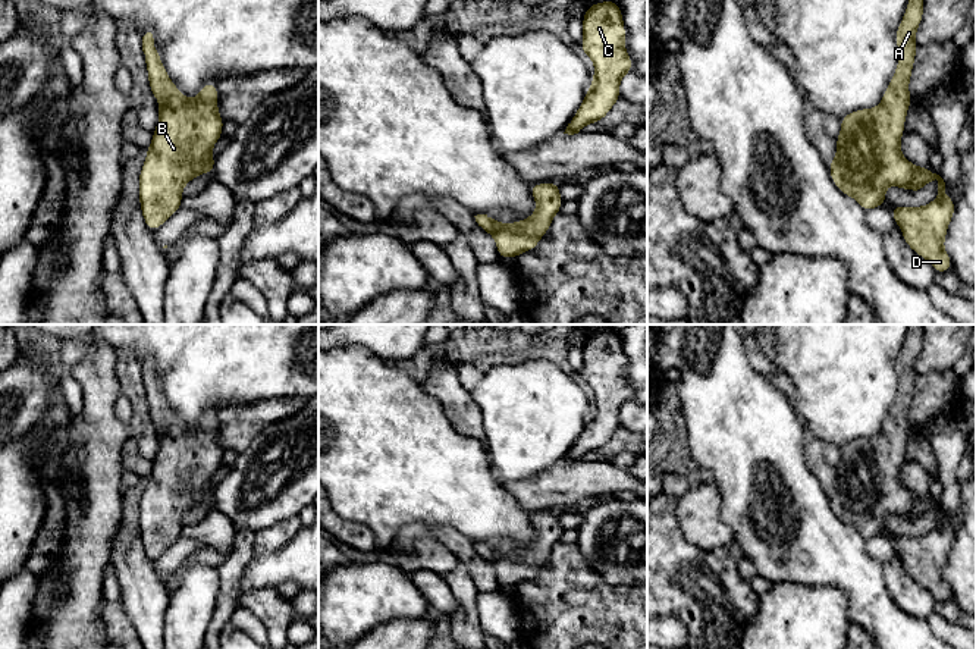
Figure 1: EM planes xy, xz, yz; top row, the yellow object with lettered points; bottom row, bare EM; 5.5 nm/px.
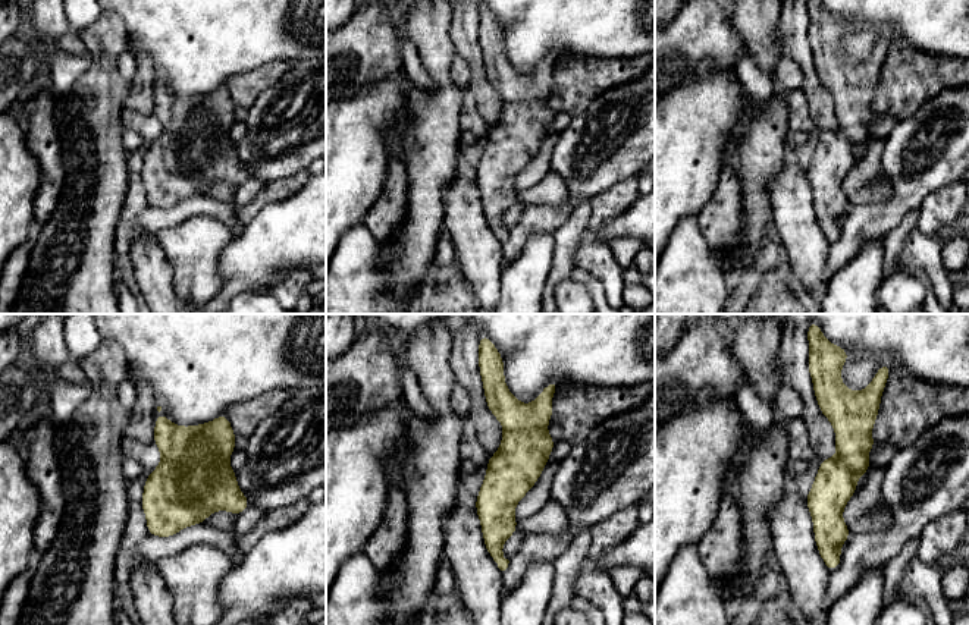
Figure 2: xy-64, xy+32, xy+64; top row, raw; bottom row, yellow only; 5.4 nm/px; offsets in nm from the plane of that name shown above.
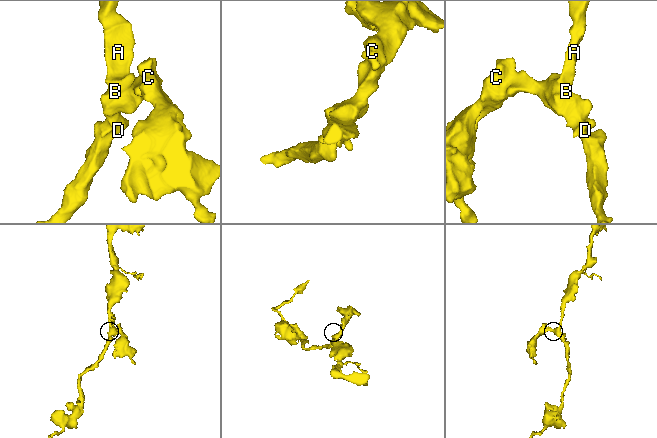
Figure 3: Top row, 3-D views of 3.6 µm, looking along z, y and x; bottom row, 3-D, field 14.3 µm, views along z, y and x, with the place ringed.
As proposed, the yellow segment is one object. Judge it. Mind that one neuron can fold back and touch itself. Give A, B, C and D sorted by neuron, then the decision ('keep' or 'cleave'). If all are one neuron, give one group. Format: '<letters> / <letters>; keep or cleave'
A B C D; keep

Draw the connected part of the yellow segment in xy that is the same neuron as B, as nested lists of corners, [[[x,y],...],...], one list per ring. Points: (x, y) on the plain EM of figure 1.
[[[151,361],[142,366],[142,380],[148,399],[148,414],[159,429],[159,452],[139,501],[139,536],[147,556],[154,561],[172,546],[182,532],[182,518],[195,505],[214,502],[211,477],[222,467],[225,449],[219,443],[216,411],[207,411],[194,429],[188,429],[167,405]]]

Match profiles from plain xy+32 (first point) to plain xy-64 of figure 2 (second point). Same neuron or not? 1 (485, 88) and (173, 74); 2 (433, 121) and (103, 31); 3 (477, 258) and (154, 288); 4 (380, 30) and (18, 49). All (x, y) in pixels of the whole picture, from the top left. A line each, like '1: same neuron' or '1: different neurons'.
1: different neurons
2: same neuron
3: same neuron
4: same neuron

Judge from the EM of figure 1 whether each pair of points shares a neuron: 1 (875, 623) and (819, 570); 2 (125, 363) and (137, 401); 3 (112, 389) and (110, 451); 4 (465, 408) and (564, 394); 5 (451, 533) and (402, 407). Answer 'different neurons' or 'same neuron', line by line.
1: same neuron
2: same neuron
3: same neuron
4: different neurons
5: different neurons

